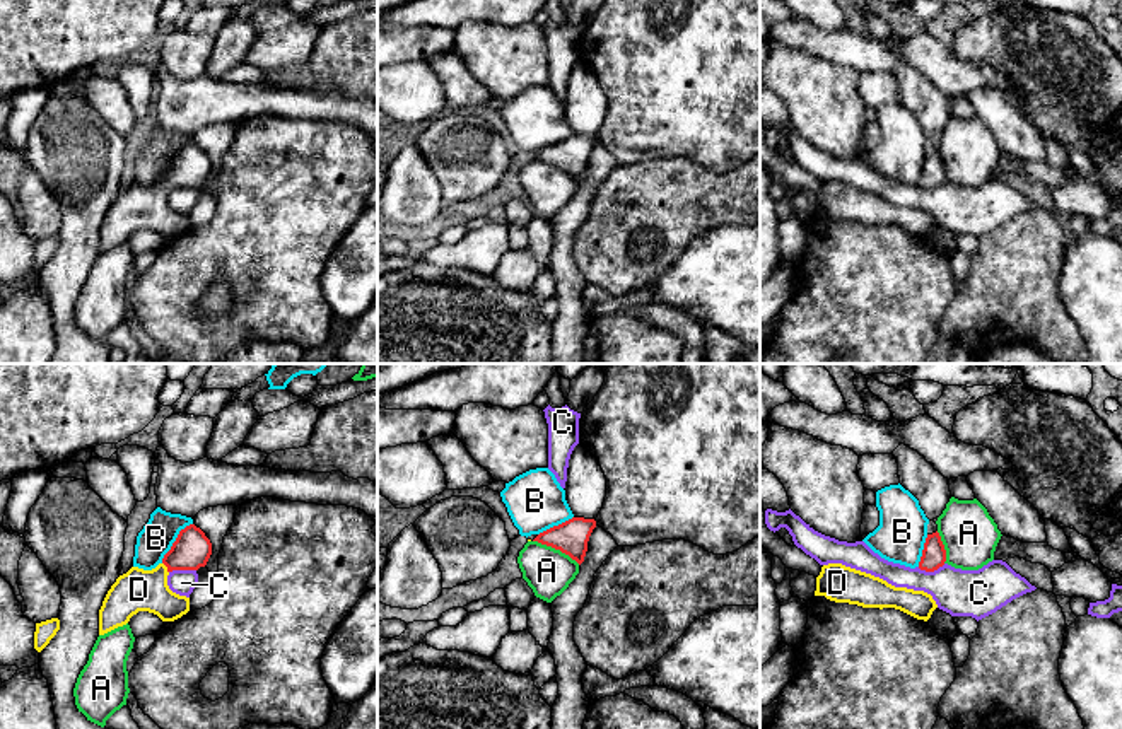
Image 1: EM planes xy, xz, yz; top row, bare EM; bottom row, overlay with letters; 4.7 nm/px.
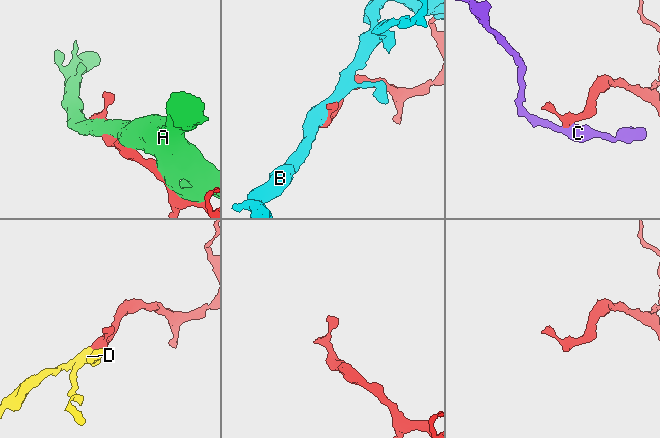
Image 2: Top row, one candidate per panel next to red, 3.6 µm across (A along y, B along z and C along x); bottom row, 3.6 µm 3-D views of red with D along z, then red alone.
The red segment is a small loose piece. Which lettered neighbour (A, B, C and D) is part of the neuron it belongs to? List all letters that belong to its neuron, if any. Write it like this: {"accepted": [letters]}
{"accepted": ["D"]}

